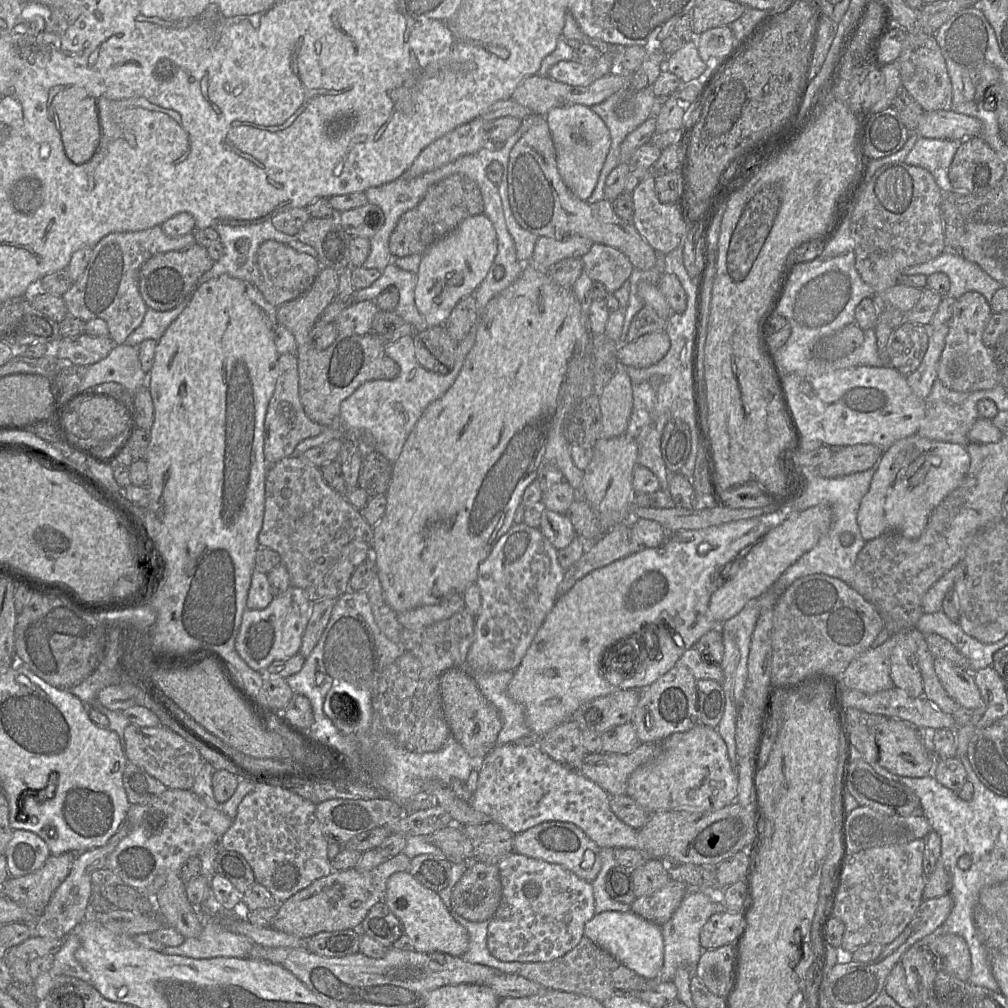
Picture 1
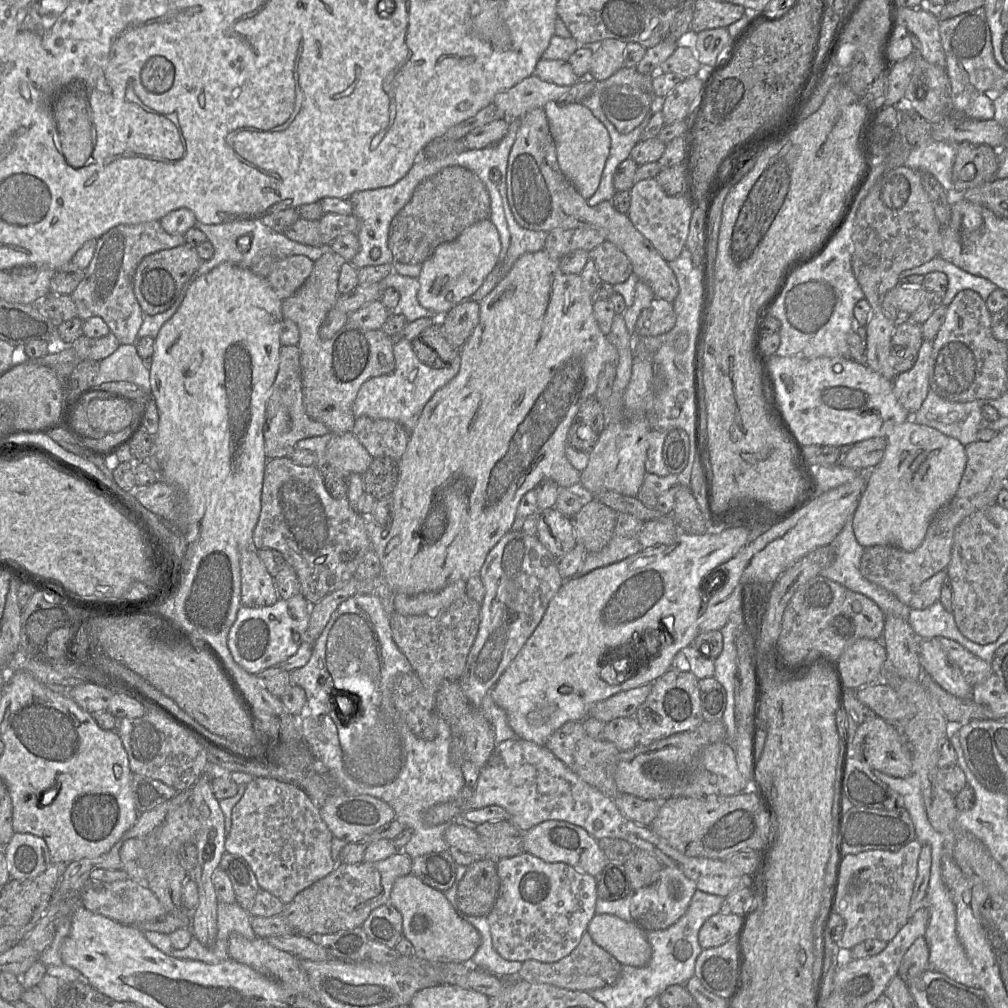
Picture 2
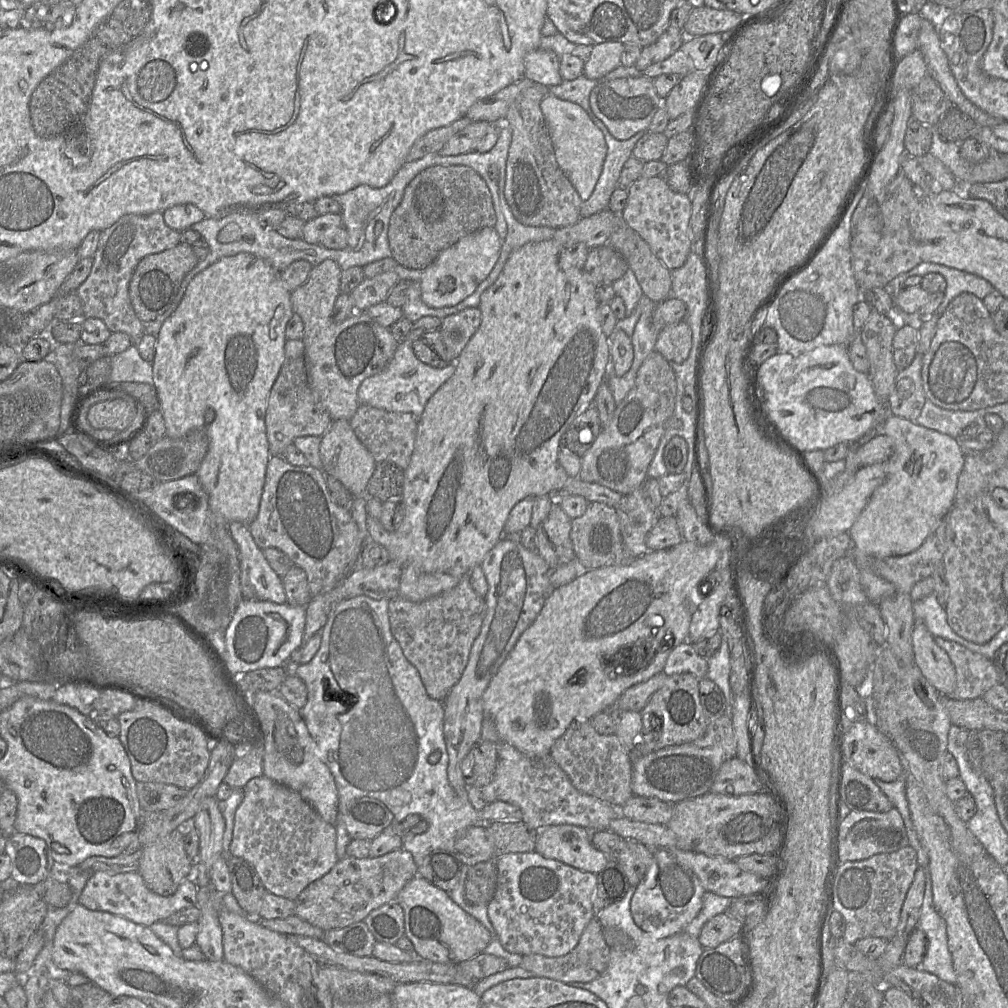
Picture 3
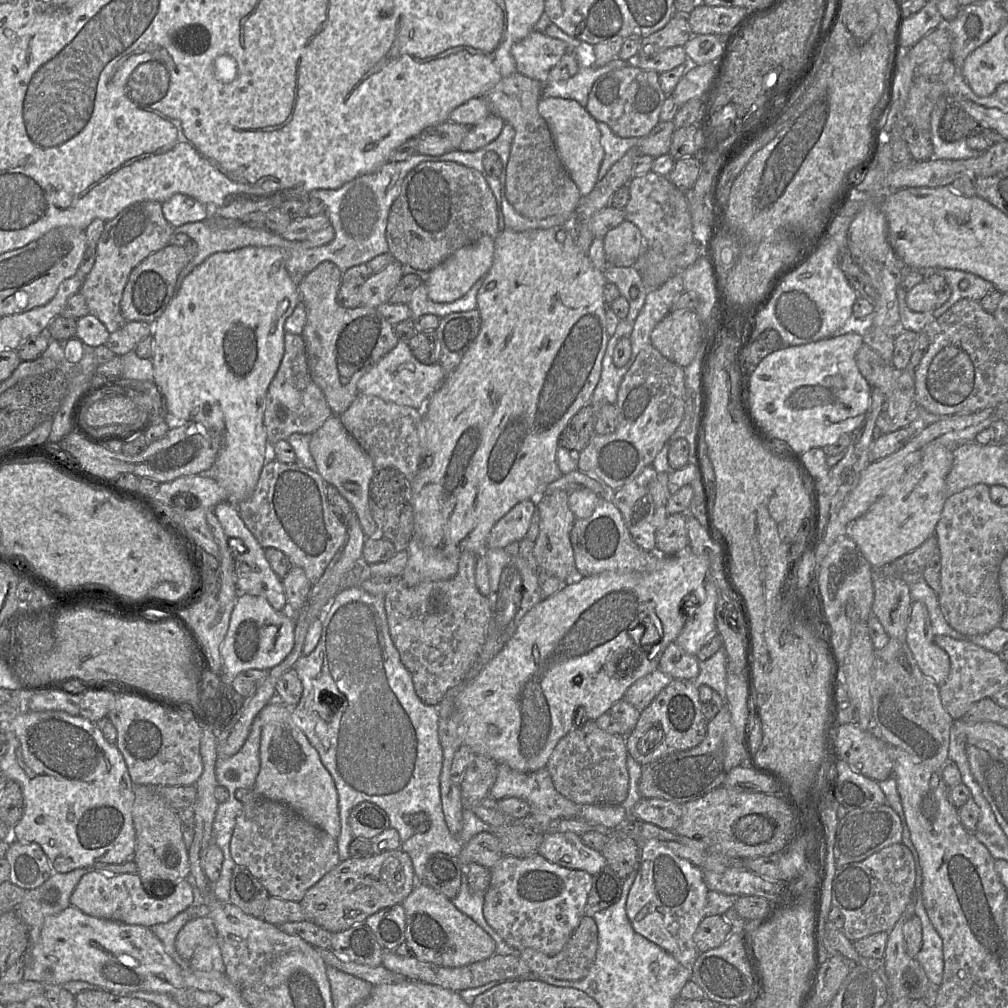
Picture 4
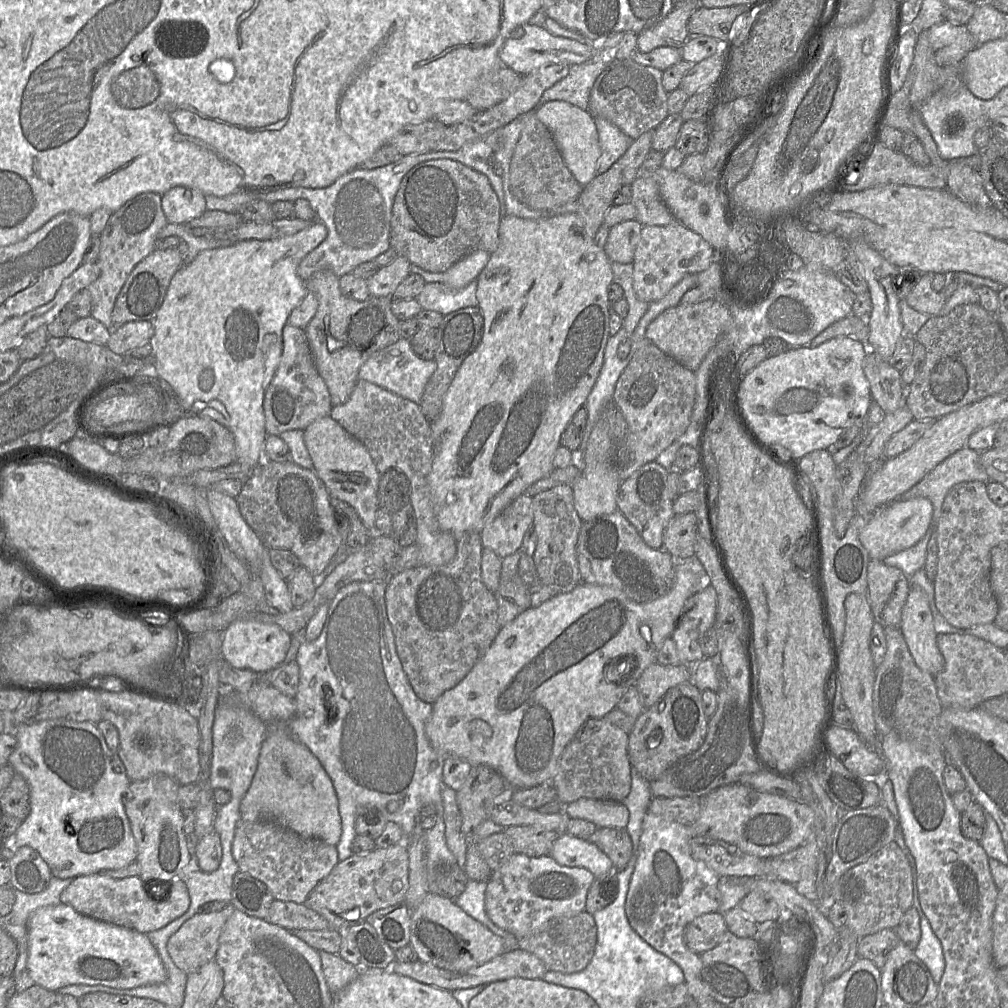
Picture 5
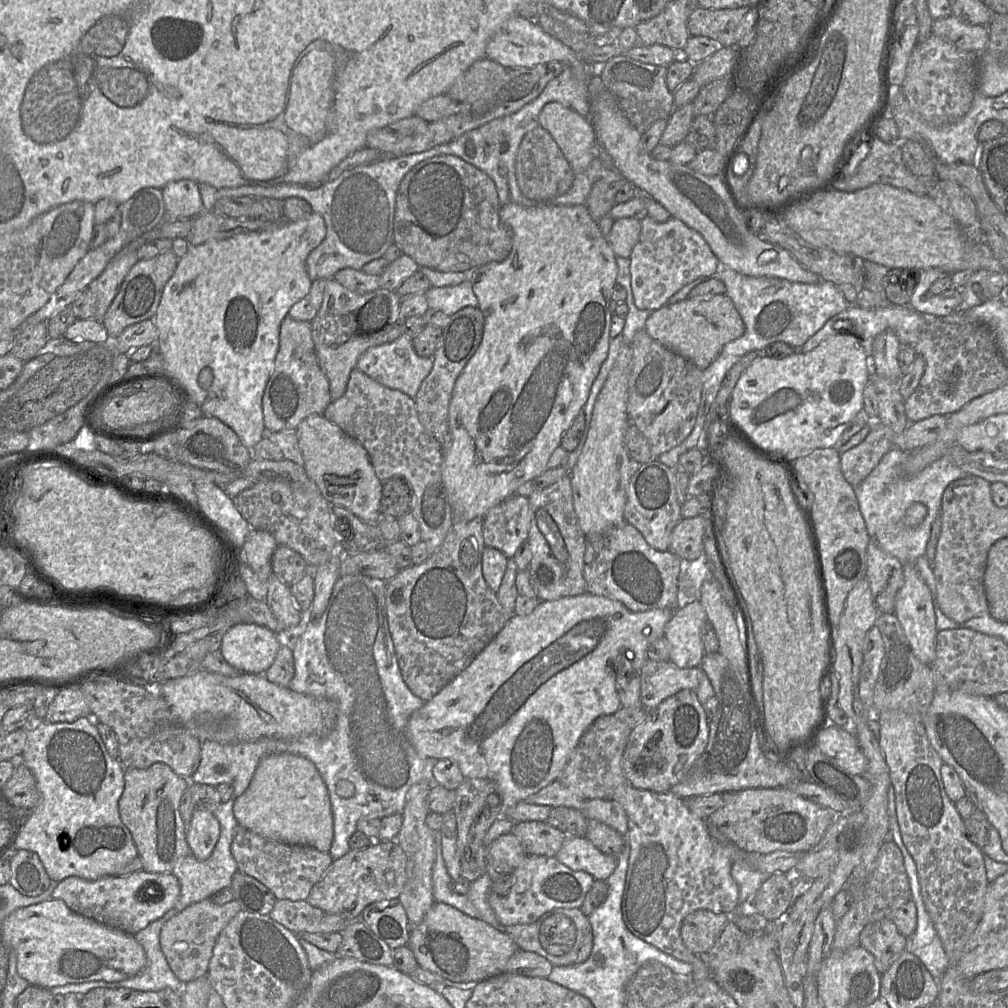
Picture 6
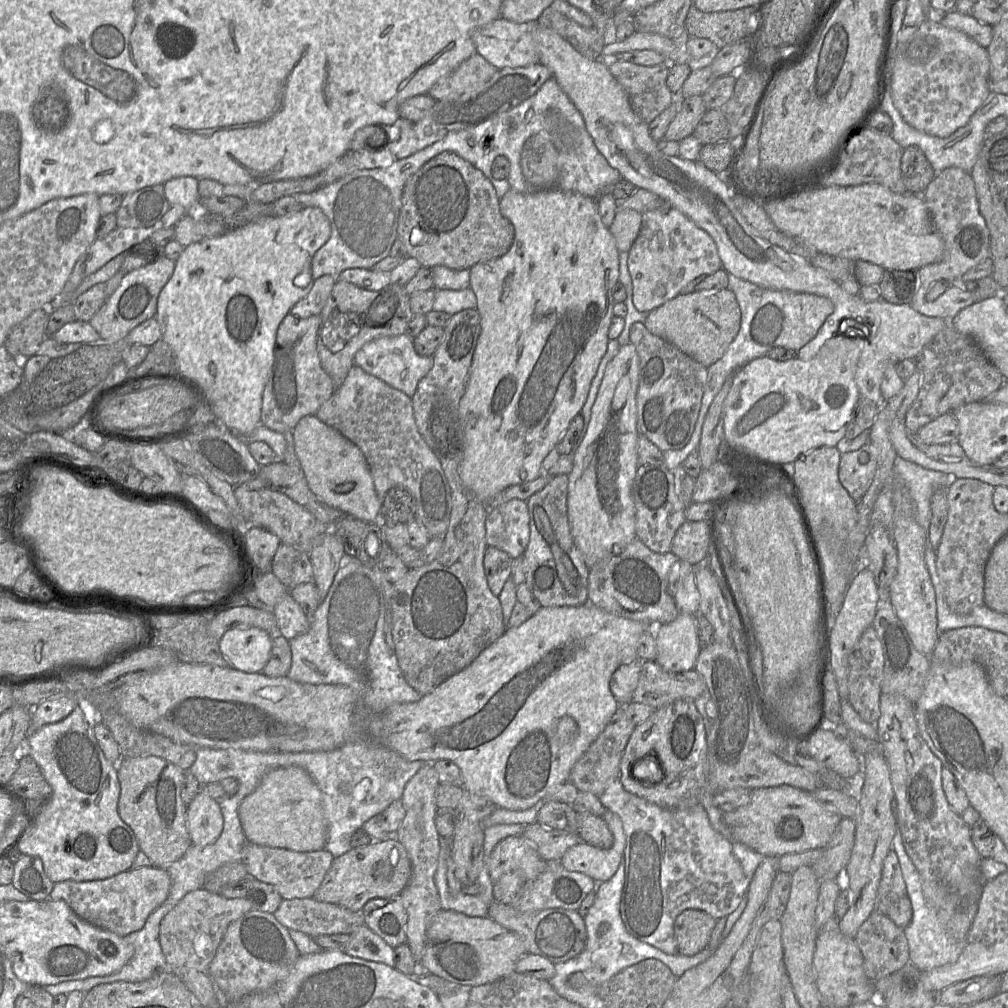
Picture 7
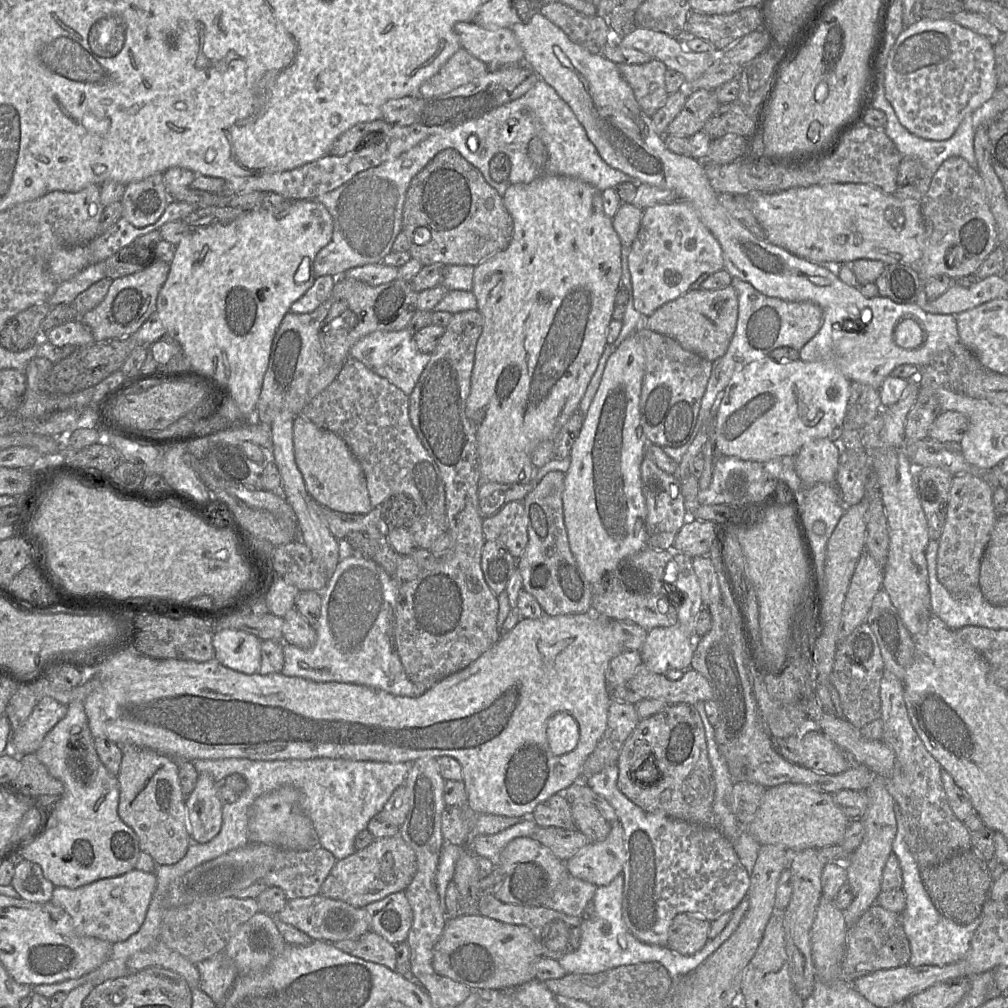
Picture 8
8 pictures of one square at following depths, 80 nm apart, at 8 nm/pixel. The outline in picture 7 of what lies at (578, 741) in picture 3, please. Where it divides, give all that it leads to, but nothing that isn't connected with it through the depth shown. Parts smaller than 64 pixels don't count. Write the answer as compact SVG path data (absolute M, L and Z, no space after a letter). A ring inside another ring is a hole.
M619 706L605 729L573 766L568 781L583 792L600 796L615 779L620 779L620 761L627 742L635 728L627 717L624 706Z

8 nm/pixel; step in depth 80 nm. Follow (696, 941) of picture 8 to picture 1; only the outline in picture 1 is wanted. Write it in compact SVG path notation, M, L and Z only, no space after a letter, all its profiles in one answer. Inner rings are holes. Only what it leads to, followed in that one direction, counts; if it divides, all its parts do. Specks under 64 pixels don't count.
M724 911L714 913L700 930L700 945L703 950L731 945L743 928L741 913Z

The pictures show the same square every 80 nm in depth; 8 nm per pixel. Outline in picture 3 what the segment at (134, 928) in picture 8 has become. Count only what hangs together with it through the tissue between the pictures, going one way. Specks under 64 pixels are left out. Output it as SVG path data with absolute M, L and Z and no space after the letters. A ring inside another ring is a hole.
M97 871L91 875L78 899L78 904L88 910L121 916L133 923L147 927L180 910L195 906L196 902L197 885L193 878L183 880L174 894L161 896L146 886L138 872L108 874L102 871Z

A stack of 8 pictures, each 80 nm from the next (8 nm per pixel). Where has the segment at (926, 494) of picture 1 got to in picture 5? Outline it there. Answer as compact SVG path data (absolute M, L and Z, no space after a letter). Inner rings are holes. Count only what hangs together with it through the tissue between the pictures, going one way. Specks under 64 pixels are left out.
M898 498L867 518L859 531L859 540L871 559L883 561L886 557L915 545L928 530L932 514L932 503L927 498Z

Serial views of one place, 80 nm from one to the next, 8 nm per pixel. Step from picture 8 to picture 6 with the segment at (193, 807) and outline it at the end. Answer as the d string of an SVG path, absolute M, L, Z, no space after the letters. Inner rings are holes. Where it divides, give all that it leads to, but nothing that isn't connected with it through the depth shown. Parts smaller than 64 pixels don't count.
M196 808L187 824L190 852L200 861L207 860L220 837L220 823L213 812Z

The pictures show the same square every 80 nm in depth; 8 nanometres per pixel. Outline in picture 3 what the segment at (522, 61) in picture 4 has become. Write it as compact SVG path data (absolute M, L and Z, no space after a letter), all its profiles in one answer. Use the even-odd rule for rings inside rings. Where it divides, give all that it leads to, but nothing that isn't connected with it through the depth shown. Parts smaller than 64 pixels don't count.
M541 47L529 52L524 58L524 77L547 87L561 84L560 58L555 52Z

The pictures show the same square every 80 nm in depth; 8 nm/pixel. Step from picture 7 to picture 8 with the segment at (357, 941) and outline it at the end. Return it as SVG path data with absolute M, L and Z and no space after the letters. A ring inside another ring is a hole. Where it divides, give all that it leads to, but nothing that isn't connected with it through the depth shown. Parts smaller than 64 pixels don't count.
M368 931L357 939L357 947L351 955L384 965L396 972L396 948L383 937Z

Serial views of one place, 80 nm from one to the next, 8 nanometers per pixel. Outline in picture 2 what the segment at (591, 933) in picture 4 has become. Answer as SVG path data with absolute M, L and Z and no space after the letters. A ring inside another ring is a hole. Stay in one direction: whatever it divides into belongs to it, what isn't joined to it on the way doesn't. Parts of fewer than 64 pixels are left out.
M586 931L578 946L559 961L524 961L518 972L518 978L530 983L545 983L564 989L589 992L613 985L618 980L621 970L622 964L613 955L596 944Z

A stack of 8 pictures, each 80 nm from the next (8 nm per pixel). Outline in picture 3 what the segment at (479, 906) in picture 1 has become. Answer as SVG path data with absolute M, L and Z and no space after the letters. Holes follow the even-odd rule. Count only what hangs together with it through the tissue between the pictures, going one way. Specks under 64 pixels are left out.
M494 860L469 867L465 882L465 897L469 903L488 905L494 897L496 887L497 869Z

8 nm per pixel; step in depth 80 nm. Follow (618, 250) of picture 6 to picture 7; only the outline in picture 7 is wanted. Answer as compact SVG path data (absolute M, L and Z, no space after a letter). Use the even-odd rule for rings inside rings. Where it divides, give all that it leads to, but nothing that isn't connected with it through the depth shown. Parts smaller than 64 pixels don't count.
M618 209L609 231L619 252L627 252L636 240L642 222L642 214L633 209Z

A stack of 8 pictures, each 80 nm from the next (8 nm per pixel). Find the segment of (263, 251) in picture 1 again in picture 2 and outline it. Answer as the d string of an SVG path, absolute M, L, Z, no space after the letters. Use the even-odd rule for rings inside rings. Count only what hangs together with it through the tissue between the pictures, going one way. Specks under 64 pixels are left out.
M304 255L286 257L276 262L266 280L283 301L293 295L308 279L314 262Z

